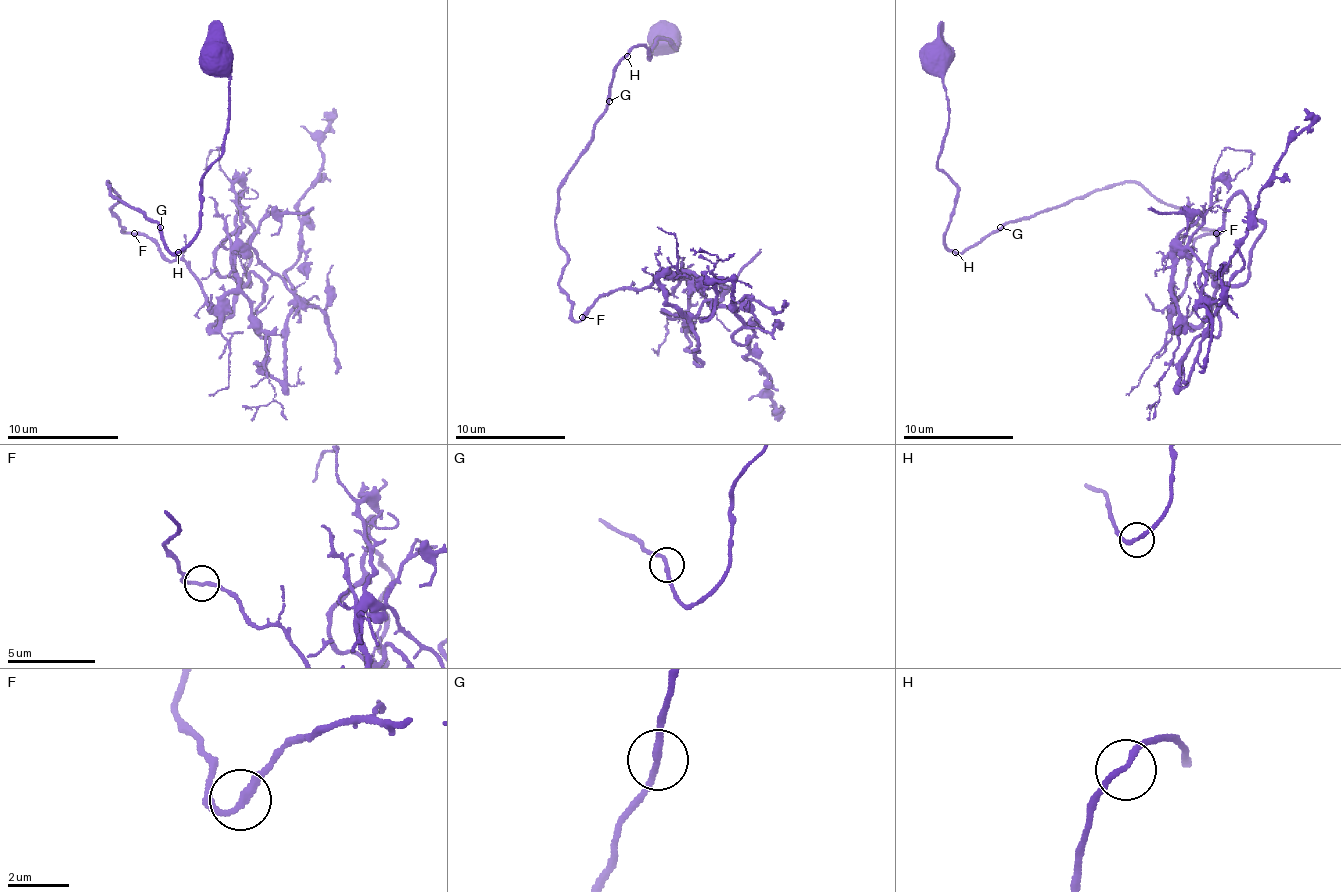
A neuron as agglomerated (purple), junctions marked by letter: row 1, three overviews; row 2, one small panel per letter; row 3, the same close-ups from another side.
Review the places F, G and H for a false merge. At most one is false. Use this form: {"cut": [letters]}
{"cut": []}

